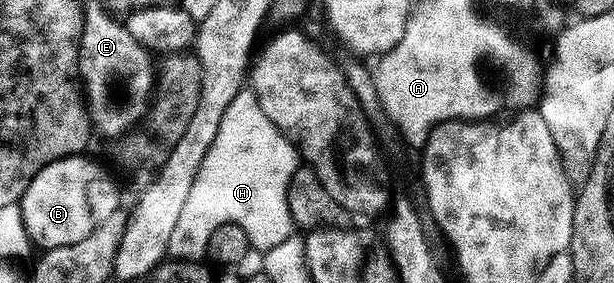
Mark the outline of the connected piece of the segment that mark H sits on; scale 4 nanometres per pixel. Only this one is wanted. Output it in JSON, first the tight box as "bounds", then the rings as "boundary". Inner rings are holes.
{"bounds":[169,90,299,258],"boundary":[[[242,90],[225,108],[219,126],[219,134],[215,134],[215,142],[211,150],[203,158],[197,171],[195,182],[191,186],[191,194],[187,194],[187,202],[183,202],[183,214],[179,214],[177,229],[169,240],[169,252],[177,258],[201,258],[209,251],[211,230],[224,224],[238,224],[245,232],[256,234],[256,238],[274,241],[288,241],[295,225],[289,213],[287,190],[295,170],[299,167],[299,149],[282,129],[271,122],[251,90]]]}

